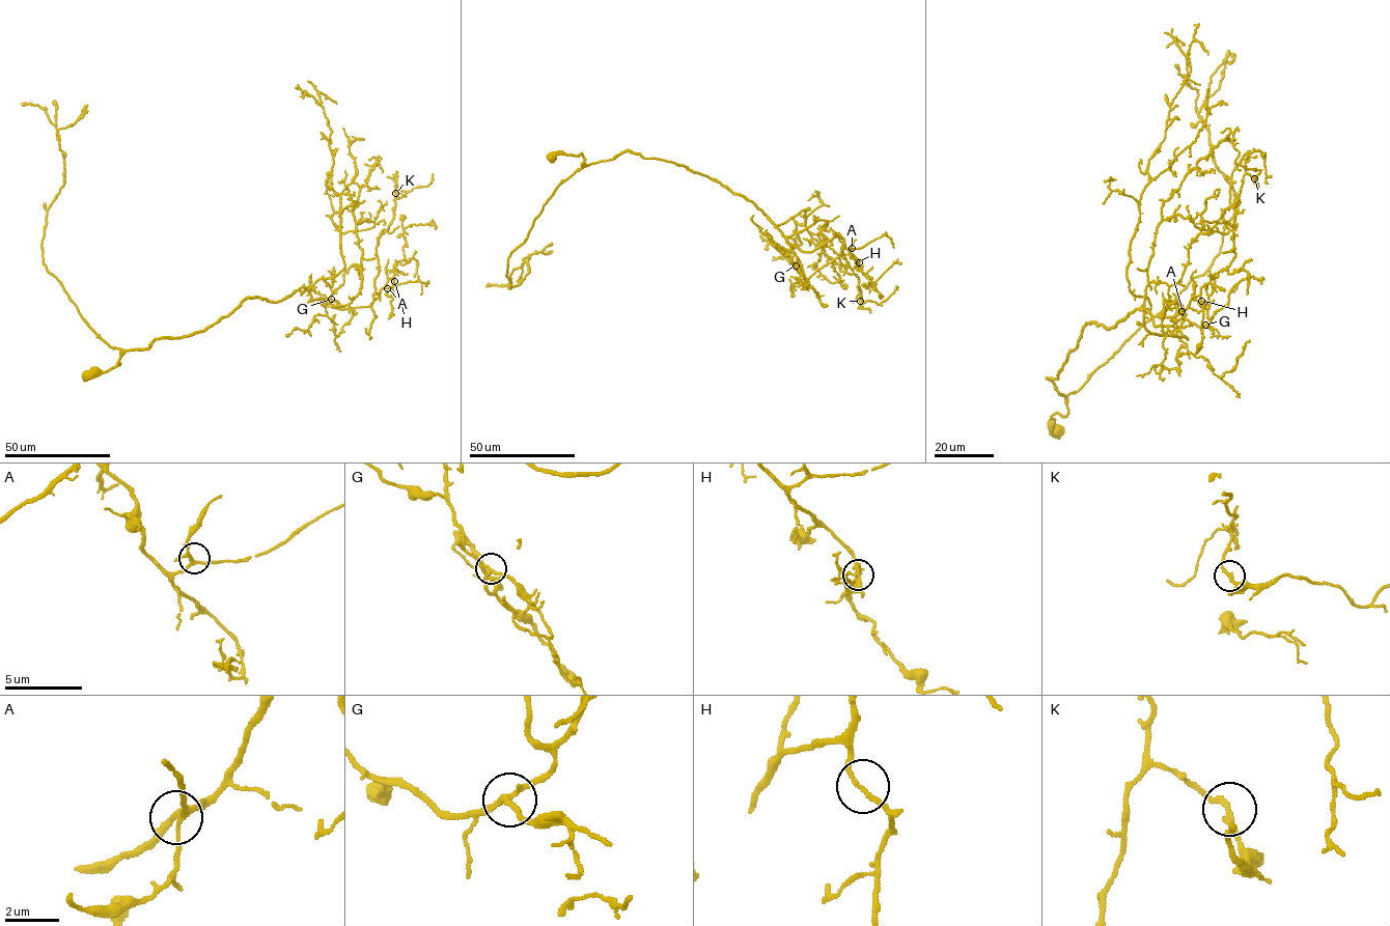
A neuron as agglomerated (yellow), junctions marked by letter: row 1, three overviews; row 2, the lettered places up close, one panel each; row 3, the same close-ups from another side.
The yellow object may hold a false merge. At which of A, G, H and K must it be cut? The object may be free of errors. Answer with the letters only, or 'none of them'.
none of them

